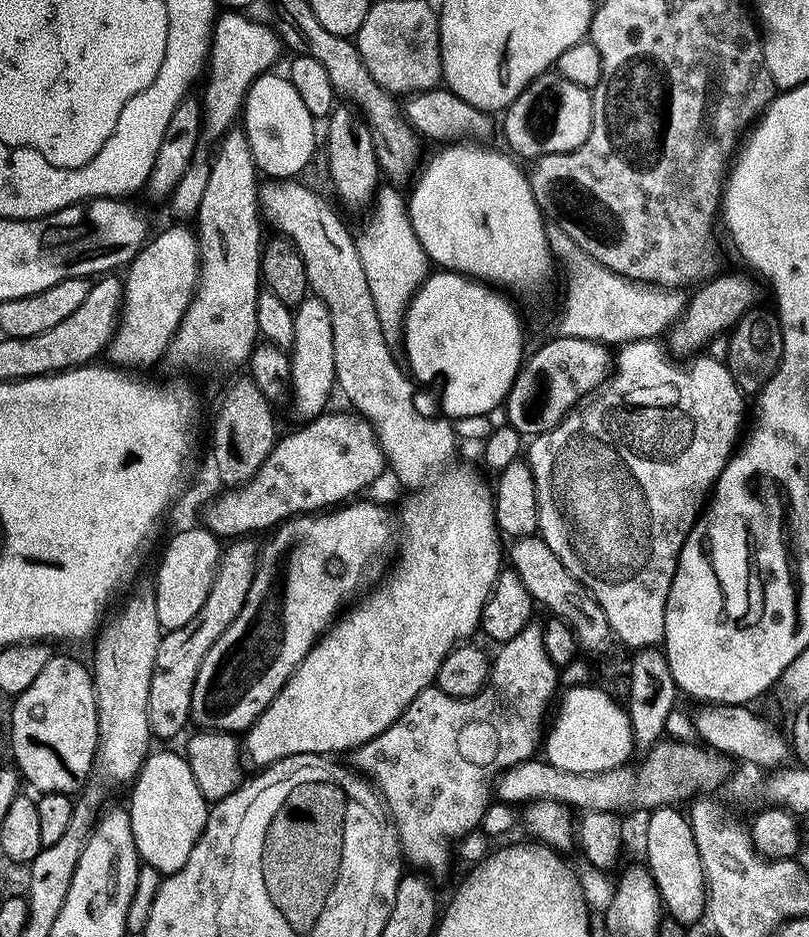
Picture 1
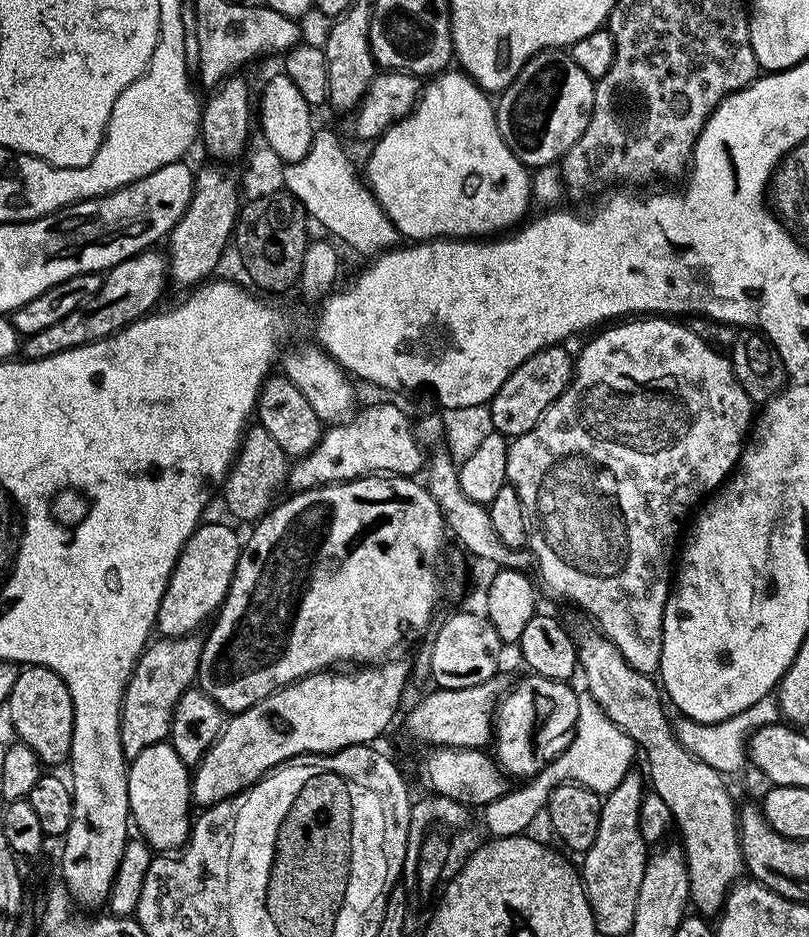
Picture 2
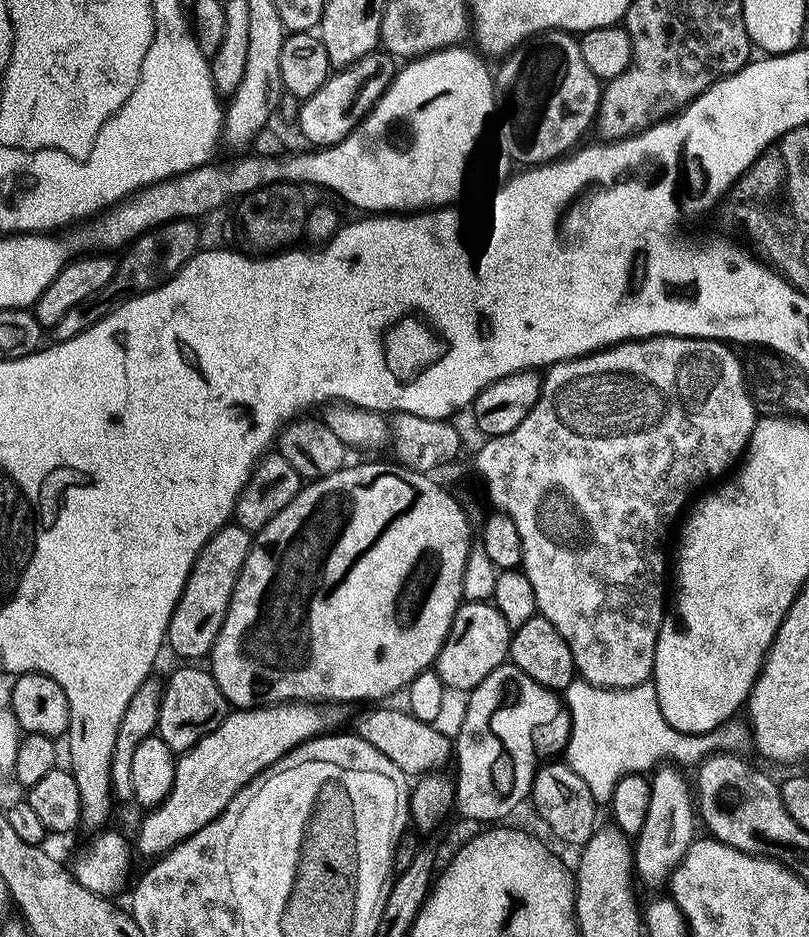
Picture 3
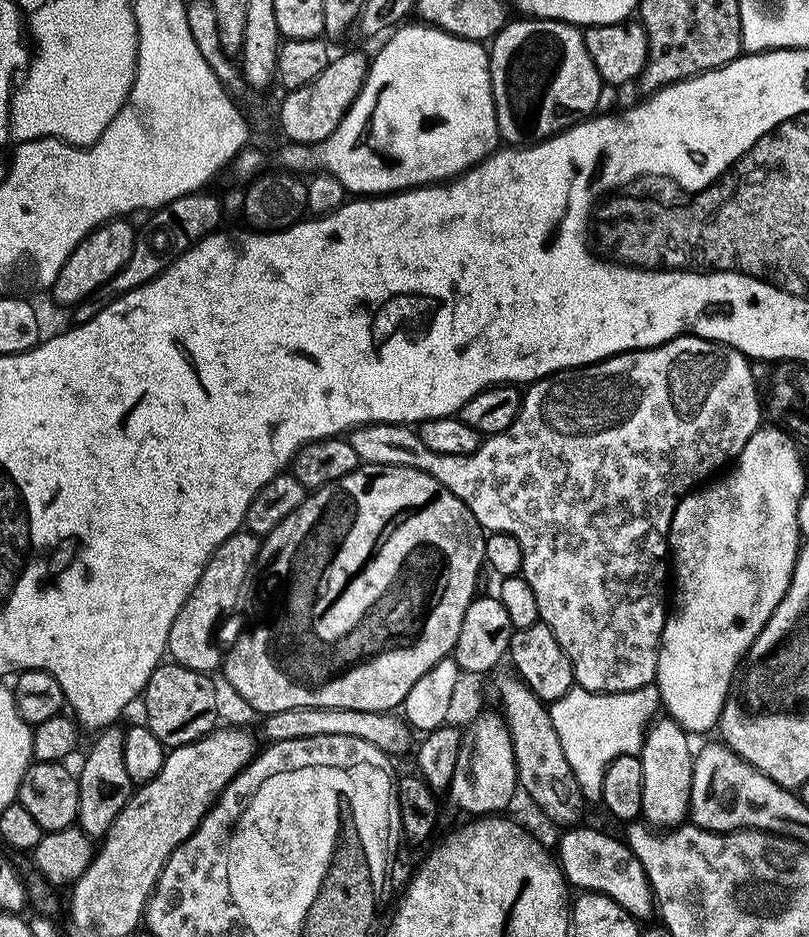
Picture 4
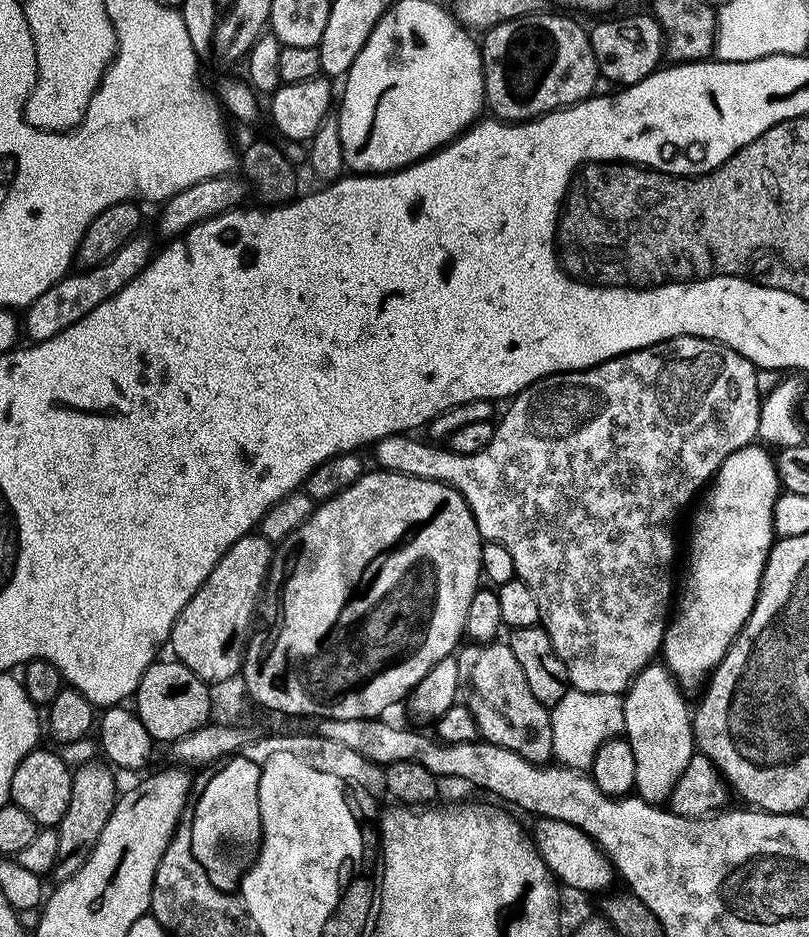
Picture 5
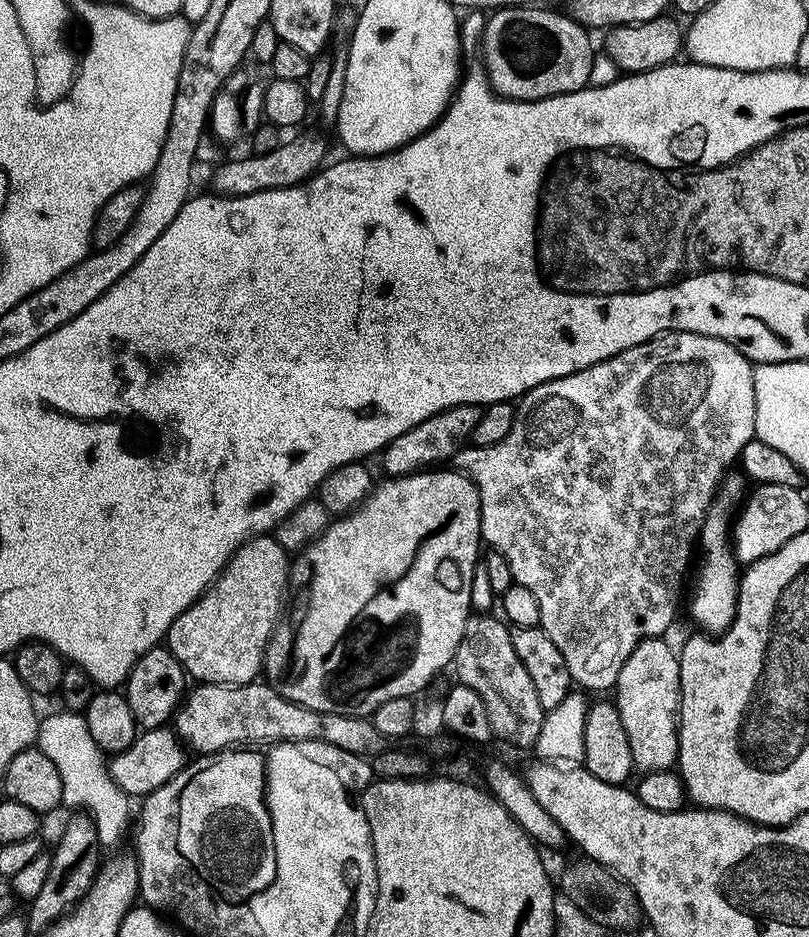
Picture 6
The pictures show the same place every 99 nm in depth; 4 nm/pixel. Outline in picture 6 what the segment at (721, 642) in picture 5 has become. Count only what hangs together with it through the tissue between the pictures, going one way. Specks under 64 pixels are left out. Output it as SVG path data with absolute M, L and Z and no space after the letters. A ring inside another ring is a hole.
M729 475L721 483L712 507L708 509L708 517L698 537L699 547L704 547L704 565L700 568L700 577L696 580L696 597L692 600L692 616L696 619L697 629L708 634L719 634L732 625L736 613L738 595L738 564L730 547L730 518L728 511L732 503L740 496L746 480L743 475ZM737 568L737 572L736 572Z

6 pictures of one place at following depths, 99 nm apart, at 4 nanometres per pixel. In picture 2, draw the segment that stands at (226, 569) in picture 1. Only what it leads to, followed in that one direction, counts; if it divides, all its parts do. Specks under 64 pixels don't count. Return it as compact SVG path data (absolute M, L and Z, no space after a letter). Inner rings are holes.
M193 634L183 638L156 638L149 643L136 661L136 668L128 685L124 688L124 703L120 706L120 741L125 757L131 758L142 754L146 746L163 744L169 739L172 731L172 715L176 709L178 698L197 683L200 670L200 655L204 649L204 640Z

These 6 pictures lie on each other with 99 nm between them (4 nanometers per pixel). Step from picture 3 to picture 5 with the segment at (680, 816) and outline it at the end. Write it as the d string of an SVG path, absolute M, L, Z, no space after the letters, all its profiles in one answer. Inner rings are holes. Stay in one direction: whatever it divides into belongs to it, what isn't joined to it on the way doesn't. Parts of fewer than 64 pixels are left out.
M663 663L648 664L632 679L623 693L624 702L624 731L630 750L634 750L635 795L645 800L647 804L663 805L671 797L674 786L682 778L690 758L694 755L692 738L692 712L690 704L684 701L685 693L676 682L675 676L668 671Z

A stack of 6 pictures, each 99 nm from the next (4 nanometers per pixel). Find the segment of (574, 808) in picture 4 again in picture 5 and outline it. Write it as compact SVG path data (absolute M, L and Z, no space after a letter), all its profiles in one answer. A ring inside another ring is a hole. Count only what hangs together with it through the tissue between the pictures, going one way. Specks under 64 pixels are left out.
M472 642L465 650L459 680L459 699L474 714L481 741L514 750L532 764L547 765L553 759L552 718L549 709L530 690L514 650L506 642Z

